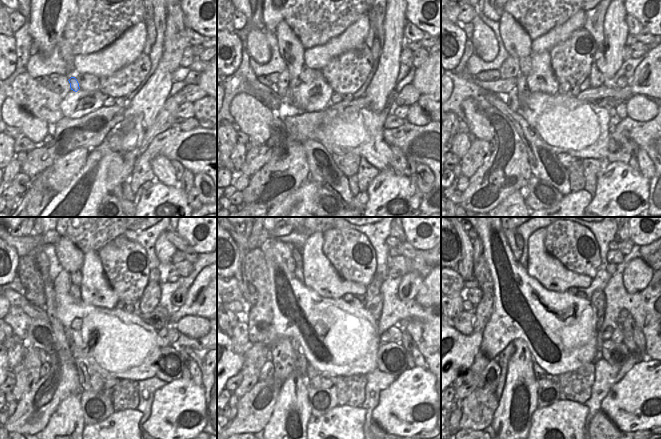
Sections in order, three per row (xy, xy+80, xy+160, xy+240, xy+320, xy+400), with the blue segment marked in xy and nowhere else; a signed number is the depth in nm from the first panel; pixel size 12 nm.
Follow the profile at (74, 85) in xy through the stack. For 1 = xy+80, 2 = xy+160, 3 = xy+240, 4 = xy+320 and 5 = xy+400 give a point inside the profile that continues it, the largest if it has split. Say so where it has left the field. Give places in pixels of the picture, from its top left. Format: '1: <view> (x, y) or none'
1: xy+80 (295, 82)
2: xy+160 (500, 86)
3: xy+240 (15, 299)
4: xy+320 (237, 295)
5: xy+400 (461, 290)

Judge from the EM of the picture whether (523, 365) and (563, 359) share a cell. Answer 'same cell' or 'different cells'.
different cells

